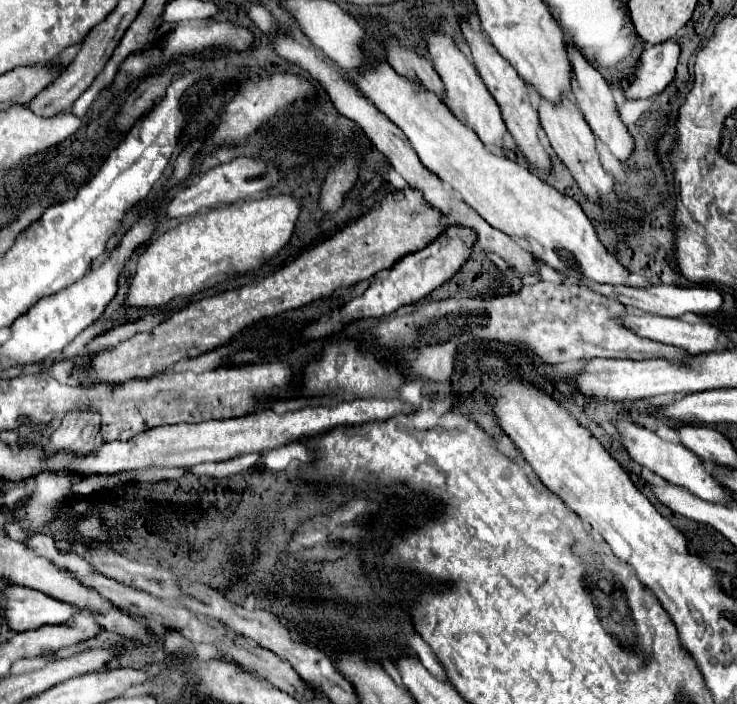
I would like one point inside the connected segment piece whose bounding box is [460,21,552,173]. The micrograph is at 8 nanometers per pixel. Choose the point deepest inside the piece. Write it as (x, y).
(518, 106)

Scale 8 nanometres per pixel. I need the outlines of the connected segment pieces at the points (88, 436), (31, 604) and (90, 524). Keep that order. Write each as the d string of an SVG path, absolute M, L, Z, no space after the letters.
M68 413L62 419L62 425L52 433L48 441L48 457L52 457L52 453L60 453L60 449L68 449L68 453L76 453L76 457L86 457L92 451L92 439L98 435L98 429L98 413Z
M14 585L6 593L4 605L4 617L14 631L30 631L42 625L64 623L80 611L82 609L76 609L74 605L64 605L54 597L20 585Z
M90 513L82 521L78 521L78 535L84 539L94 539L94 541L110 541L110 535L106 529L100 525L100 517Z

